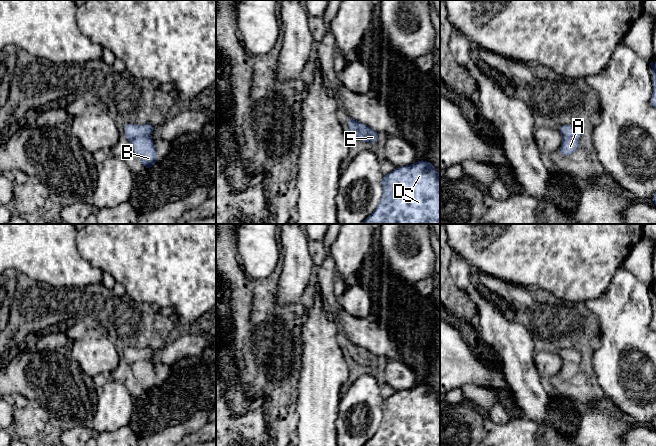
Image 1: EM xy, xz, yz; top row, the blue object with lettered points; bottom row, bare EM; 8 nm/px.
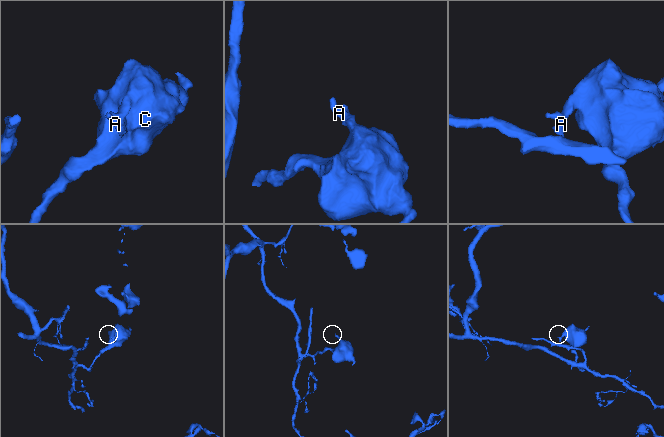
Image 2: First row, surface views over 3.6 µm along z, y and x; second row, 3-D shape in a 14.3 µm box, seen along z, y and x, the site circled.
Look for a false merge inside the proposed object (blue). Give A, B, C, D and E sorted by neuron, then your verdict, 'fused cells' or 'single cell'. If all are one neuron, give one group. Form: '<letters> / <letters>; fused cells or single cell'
A B C D E; single cell

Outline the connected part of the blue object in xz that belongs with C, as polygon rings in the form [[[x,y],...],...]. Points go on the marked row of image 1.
[[[421,160],[412,165],[396,167],[382,178],[383,193],[374,212],[360,224],[440,224],[440,175],[433,164]]]

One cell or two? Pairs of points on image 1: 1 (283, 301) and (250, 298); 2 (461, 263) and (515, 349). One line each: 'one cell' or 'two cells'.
1: two cells
2: one cell

